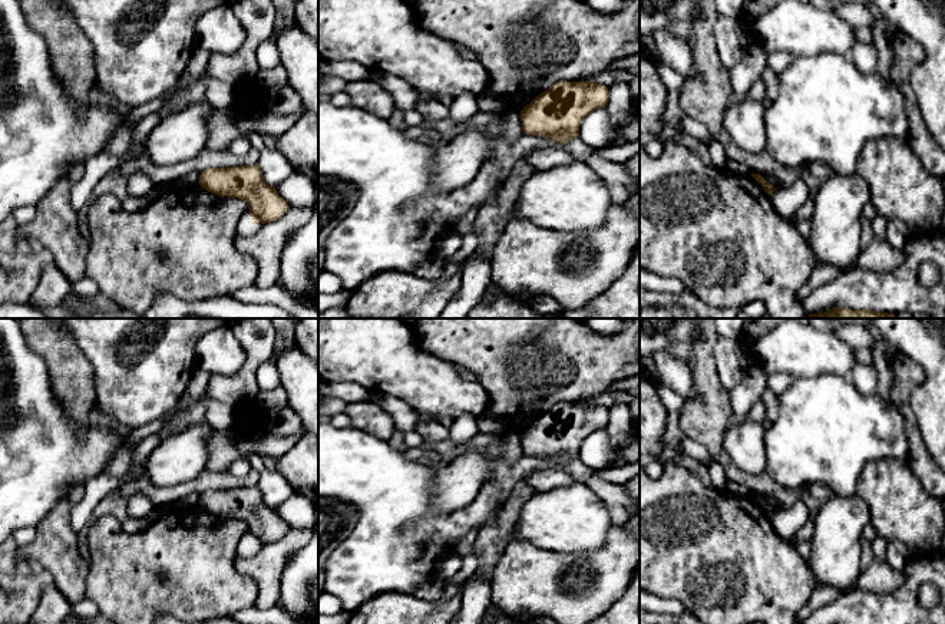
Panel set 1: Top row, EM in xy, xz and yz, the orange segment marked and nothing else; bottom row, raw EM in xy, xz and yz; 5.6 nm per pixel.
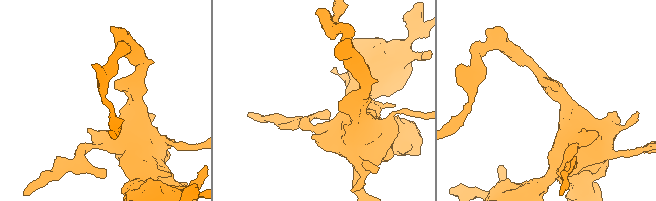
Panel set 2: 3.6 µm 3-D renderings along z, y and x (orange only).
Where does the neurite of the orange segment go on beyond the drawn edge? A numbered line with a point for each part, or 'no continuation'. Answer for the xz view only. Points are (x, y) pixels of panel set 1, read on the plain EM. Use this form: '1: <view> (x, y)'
no continuation

